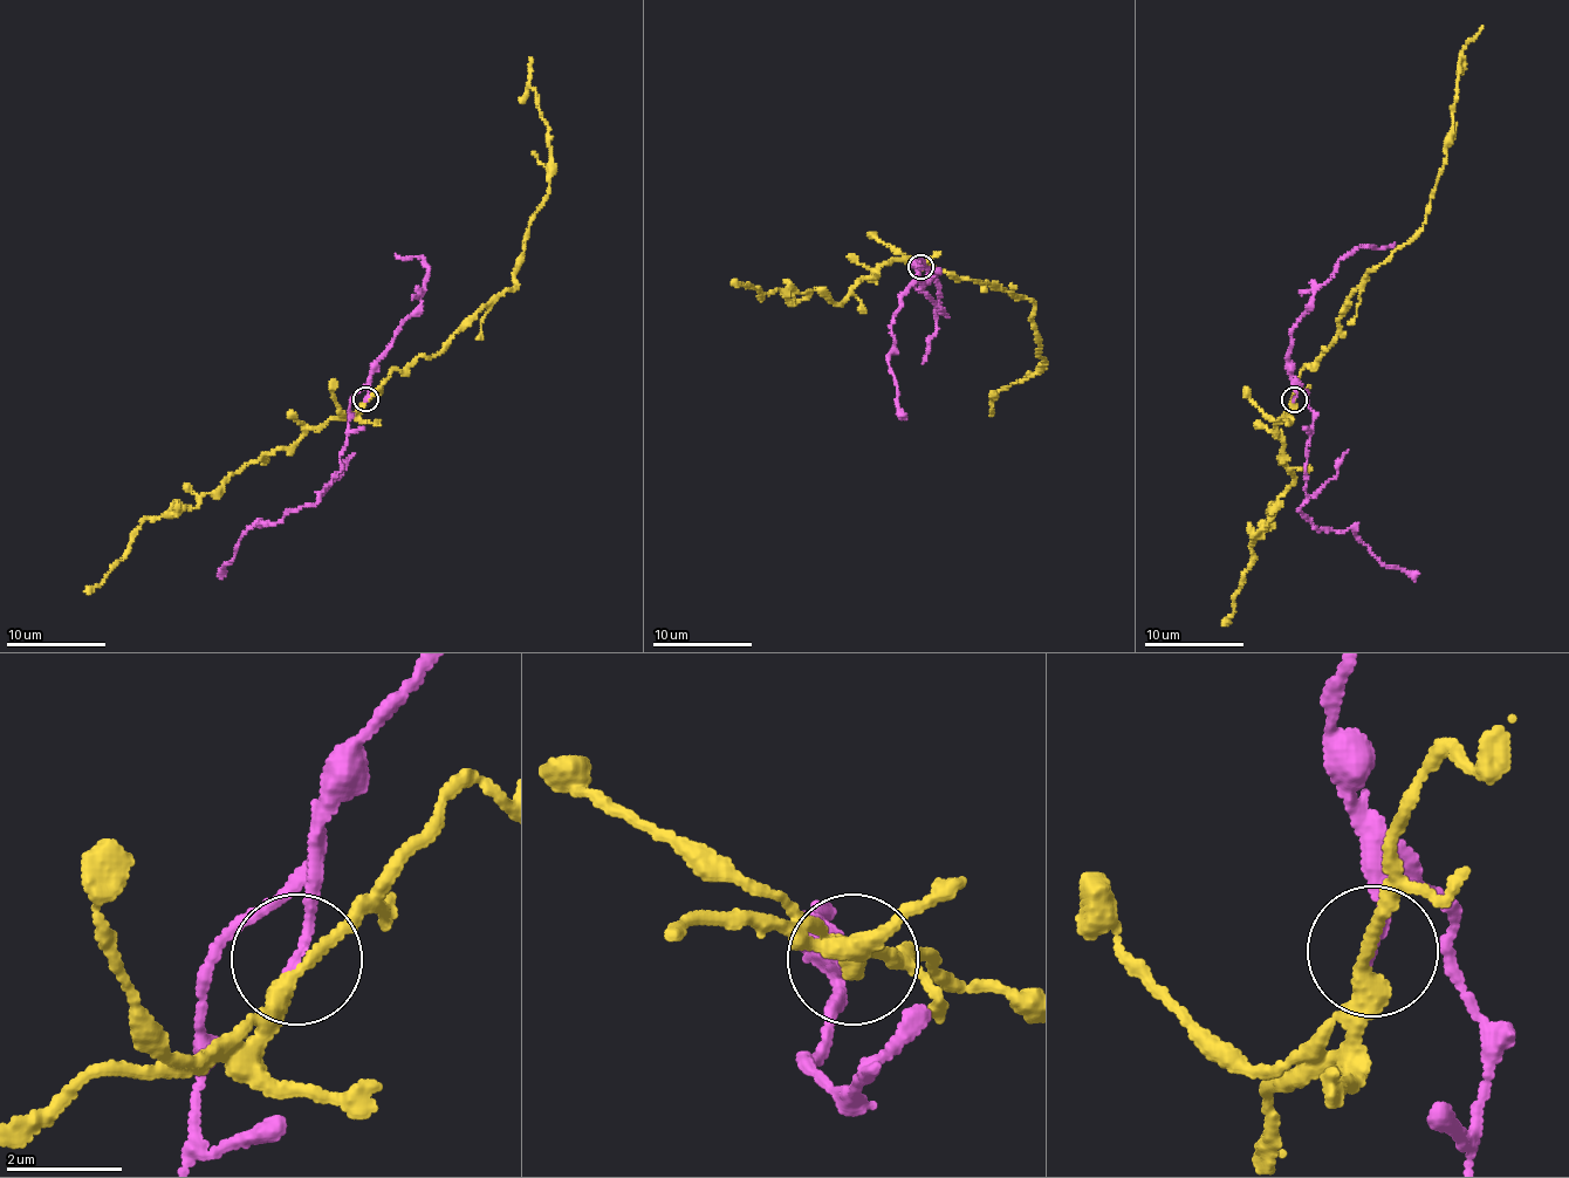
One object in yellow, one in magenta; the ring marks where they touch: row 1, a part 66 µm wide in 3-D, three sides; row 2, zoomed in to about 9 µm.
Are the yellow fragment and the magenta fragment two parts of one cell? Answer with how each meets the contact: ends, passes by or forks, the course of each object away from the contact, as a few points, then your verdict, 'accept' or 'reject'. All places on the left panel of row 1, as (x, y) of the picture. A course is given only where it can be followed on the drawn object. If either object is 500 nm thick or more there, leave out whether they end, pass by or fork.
yellow passes by; magenta ends; course yellow (367, 398), (394, 370), (434, 357), (518, 285), (528, 221), (549, 186), (548, 127), (529, 75), (532, 57); course magenta (367, 398), (365, 387), (353, 397), (341, 472), (320, 497), (241, 534), (231, 561), (224, 566), (226, 572); reject

